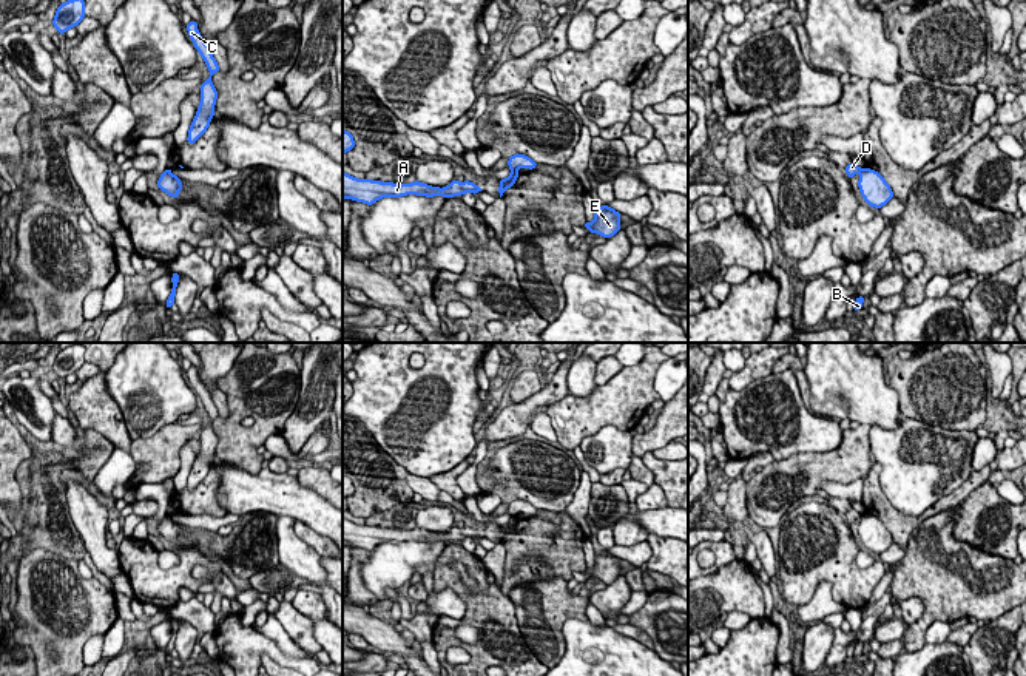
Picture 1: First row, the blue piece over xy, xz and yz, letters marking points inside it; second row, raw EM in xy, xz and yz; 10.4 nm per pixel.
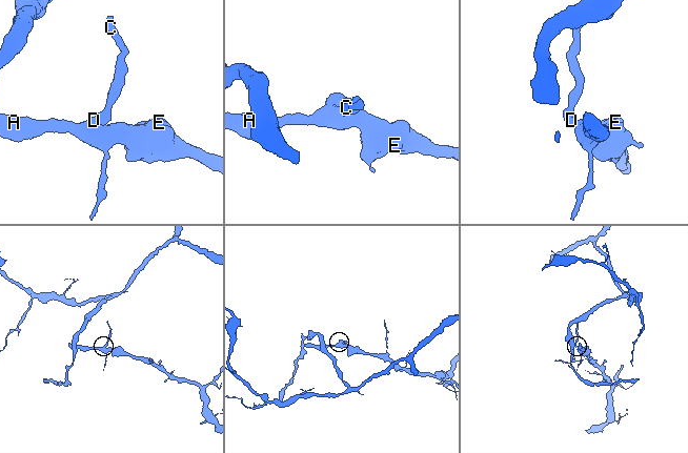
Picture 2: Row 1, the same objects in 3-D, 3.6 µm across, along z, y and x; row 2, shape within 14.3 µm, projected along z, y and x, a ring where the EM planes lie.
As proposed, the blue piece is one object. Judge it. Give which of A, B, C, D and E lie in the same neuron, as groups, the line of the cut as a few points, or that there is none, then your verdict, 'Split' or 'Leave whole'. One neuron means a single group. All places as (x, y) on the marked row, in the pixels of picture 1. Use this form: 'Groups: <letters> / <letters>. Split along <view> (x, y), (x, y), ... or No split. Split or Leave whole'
Groups: A B E / C D. Split along xz (511, 168), (516, 170). Split

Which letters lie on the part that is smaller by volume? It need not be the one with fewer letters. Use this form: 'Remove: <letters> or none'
Remove: C, D

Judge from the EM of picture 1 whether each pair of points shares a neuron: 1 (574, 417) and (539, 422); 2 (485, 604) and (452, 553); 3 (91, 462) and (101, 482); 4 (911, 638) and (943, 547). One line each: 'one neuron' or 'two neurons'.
1: two neurons
2: one neuron
3: two neurons
4: one neuron

